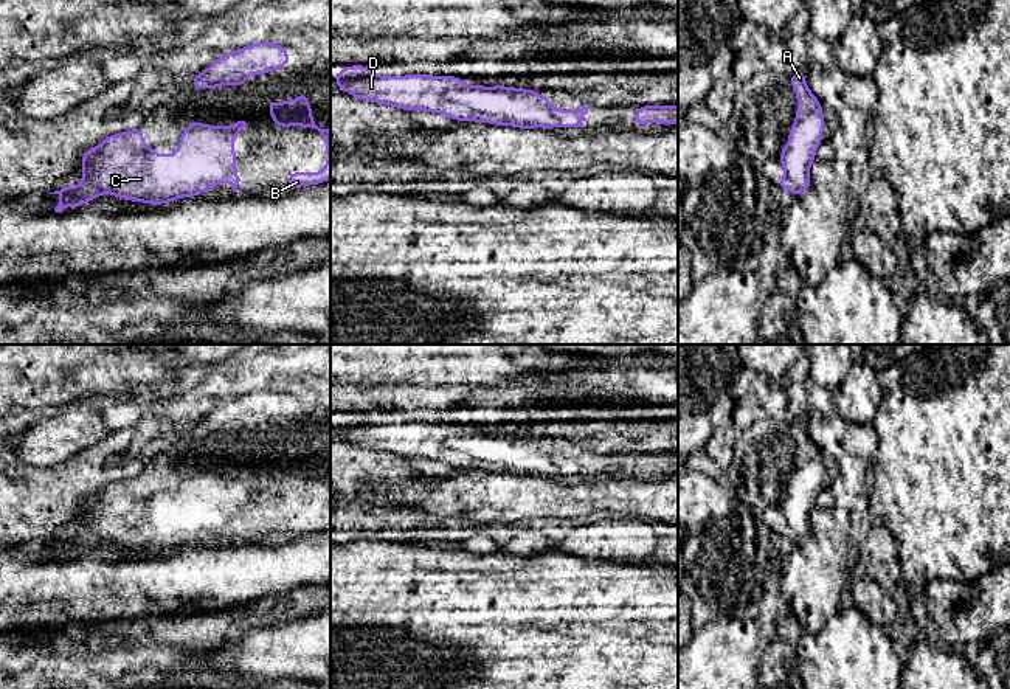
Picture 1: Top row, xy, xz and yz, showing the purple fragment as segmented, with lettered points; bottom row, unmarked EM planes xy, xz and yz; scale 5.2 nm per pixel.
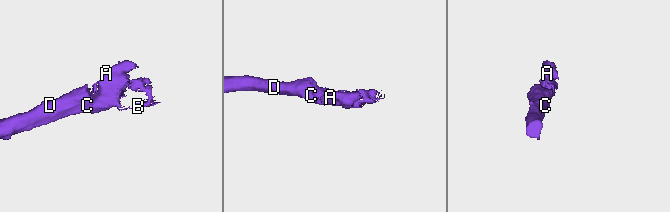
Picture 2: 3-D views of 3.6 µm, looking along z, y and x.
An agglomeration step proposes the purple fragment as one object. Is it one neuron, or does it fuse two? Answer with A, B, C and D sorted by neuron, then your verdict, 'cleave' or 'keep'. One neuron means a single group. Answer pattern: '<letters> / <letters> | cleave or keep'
A B C D | keep

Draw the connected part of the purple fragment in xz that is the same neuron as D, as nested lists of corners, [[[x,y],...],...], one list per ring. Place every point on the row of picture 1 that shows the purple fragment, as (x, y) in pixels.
[[[366,65],[344,67],[332,79],[361,101],[517,129],[586,127],[582,119],[590,109],[590,104],[579,112],[552,109],[551,98],[532,88],[467,85],[456,76],[380,76]]]

